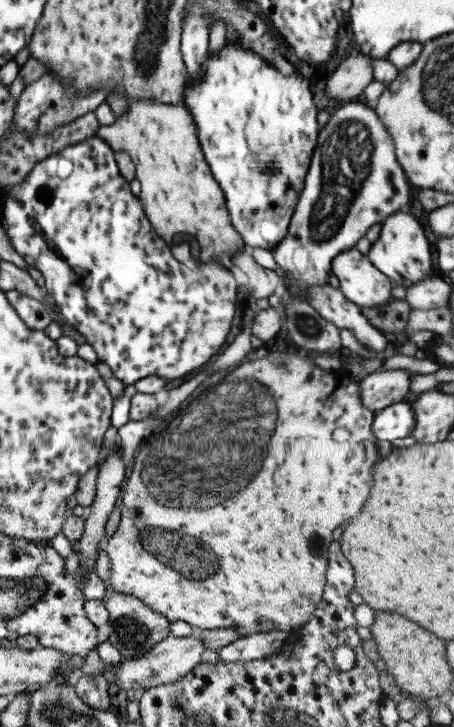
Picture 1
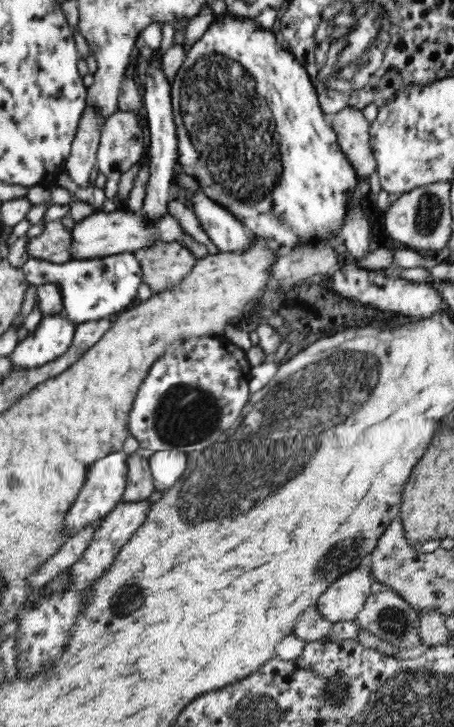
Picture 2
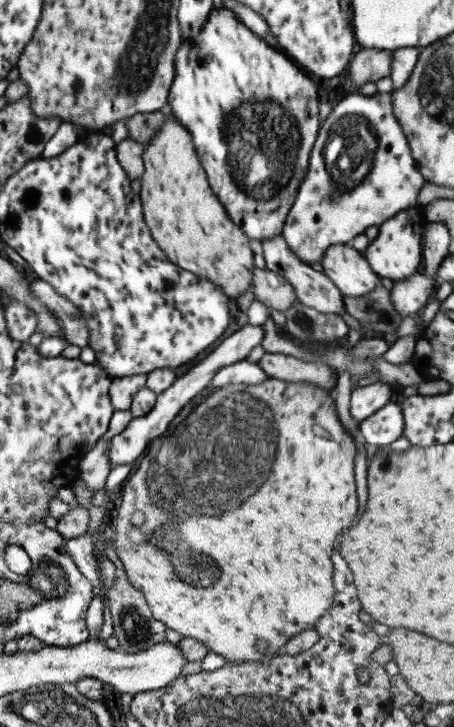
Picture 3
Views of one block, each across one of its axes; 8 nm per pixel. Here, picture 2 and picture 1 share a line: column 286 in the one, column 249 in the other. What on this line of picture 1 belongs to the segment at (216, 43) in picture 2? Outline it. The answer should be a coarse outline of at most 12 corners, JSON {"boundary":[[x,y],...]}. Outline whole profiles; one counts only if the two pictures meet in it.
{"boundary":[[225,39],[181,104],[248,249],[285,237],[310,87]]}

